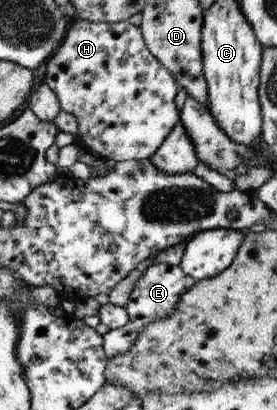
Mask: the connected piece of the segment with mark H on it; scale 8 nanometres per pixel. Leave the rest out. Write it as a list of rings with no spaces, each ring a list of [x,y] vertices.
[[[83,19],[73,23],[60,50],[45,62],[45,84],[56,93],[61,110],[76,117],[82,148],[116,162],[152,158],[181,119],[174,104],[178,94],[174,76],[151,53],[140,27],[130,22],[94,23]]]

